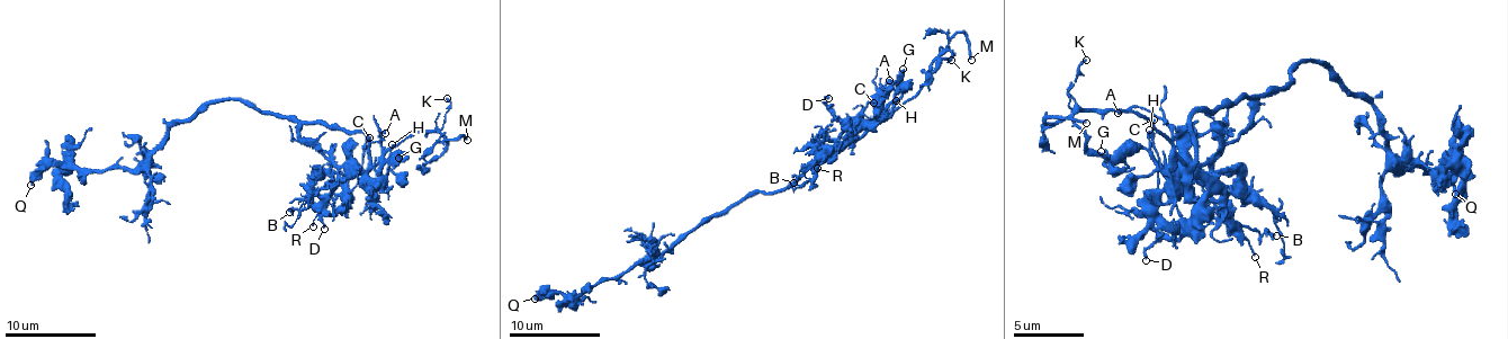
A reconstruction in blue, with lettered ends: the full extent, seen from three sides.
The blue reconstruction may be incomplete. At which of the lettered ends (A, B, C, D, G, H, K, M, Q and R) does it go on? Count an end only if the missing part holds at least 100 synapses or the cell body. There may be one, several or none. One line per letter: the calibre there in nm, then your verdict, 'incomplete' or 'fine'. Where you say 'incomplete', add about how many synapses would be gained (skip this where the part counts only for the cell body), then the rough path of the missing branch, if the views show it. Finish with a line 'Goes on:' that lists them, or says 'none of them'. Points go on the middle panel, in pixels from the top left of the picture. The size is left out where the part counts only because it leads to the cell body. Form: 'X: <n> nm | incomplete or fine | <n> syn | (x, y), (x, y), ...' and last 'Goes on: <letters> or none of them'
A: 160 nm | fine
B: 220 nm | fine
C: 170 nm | fine
D: 170 nm | fine
G: 320 nm | fine
H: 100 nm | fine
K: 140 nm | fine
M: 180 nm | incomplete | (971, 60), (953, 103), (905, 141), (869, 205), (869, 219), (860, 230)
Q: 320 nm | fine
R: 110 nm | fine
Goes on: M

